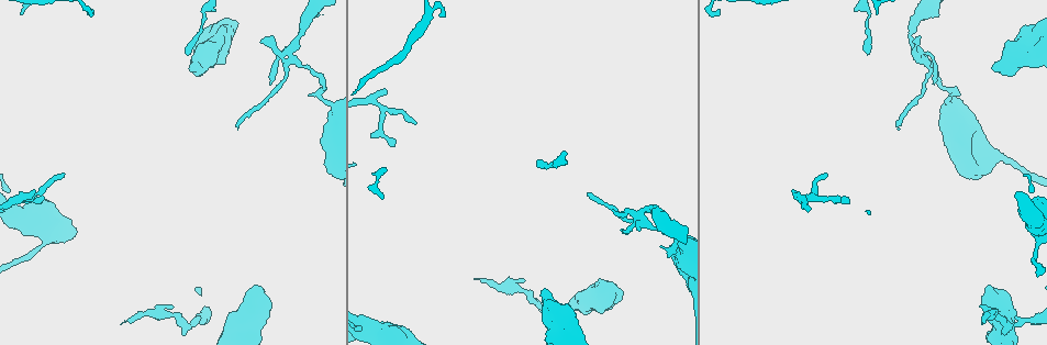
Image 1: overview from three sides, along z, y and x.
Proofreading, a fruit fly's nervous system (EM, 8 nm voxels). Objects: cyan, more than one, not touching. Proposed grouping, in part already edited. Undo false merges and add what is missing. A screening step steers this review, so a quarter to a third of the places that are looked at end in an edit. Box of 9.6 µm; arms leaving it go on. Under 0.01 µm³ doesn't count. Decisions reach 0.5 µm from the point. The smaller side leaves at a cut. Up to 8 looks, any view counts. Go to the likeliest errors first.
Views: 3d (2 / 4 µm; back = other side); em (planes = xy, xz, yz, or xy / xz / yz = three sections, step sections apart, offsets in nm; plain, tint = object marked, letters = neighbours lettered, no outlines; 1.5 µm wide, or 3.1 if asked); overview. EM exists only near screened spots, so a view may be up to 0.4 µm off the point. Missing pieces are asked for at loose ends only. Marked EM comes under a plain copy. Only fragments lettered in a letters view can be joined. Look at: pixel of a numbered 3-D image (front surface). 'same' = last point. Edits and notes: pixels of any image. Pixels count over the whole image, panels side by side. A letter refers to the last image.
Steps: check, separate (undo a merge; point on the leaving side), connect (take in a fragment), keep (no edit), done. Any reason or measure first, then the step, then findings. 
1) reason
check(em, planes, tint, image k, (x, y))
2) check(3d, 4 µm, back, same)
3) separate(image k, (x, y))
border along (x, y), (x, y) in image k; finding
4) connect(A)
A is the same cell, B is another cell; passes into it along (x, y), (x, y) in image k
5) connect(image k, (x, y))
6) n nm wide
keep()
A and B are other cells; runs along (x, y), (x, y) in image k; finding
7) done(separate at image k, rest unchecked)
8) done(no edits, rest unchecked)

an open end
check(3d, 4 µm, image 1, (993, 70))

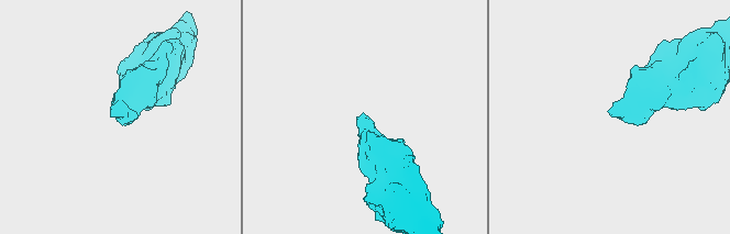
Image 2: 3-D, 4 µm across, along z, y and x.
need the tissue
check(em, xz, step 4, tint, image 2, (115, 116))

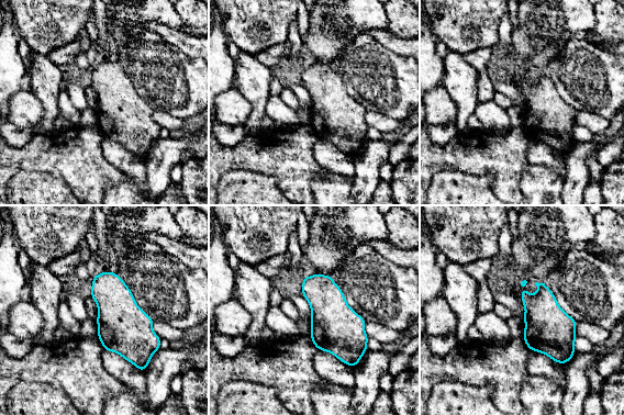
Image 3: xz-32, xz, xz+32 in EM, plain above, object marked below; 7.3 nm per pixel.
cut it another way
check(em, xy, step 8, letters, same)

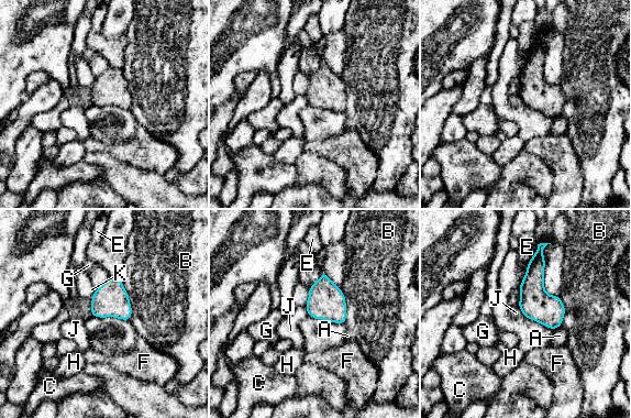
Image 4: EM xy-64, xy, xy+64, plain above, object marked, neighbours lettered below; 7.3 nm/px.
B touches over 320 nm
keep()
A, B, C, E, F, G, H, J and K are other cells; border along (518, 305), (523, 316) in image 4; no lettered fragment goes on from it

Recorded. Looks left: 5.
an open end
check(3d, 2 µm, back, image 1, (63, 176))

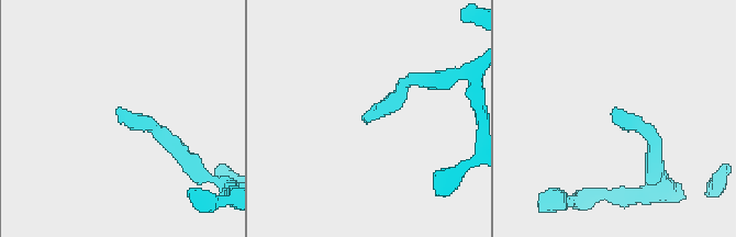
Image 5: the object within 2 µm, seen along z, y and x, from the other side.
check(em, xy, step 4, letters, image 5, (610, 113))

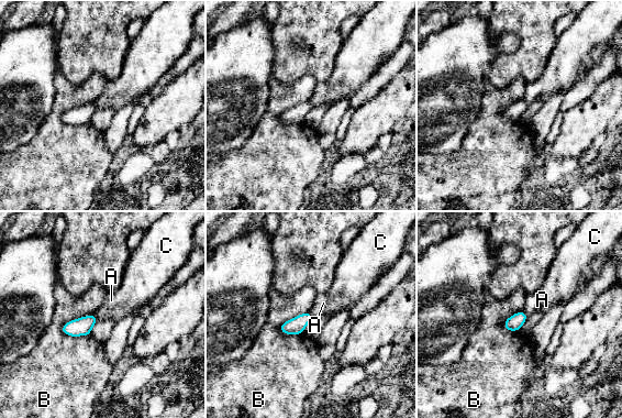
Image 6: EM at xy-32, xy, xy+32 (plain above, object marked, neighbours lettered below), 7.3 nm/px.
another direction
check(em, xz, step 4, letters, same)

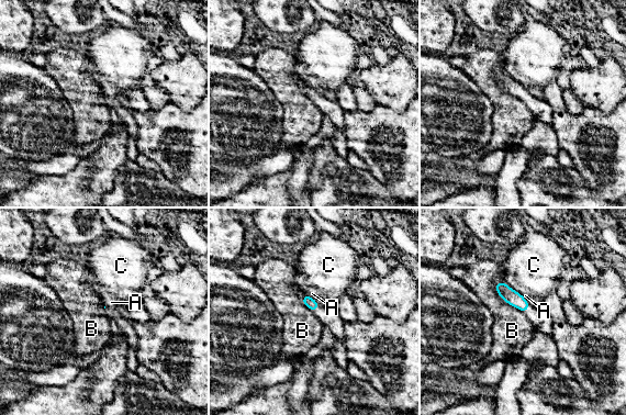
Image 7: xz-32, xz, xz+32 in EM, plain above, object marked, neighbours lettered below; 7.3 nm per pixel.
keep()
A, B and C are other cells; no lettered fragment goes on from it

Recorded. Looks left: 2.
end of a long branch
check(3d, 4 µm, image 1, (539, 161))

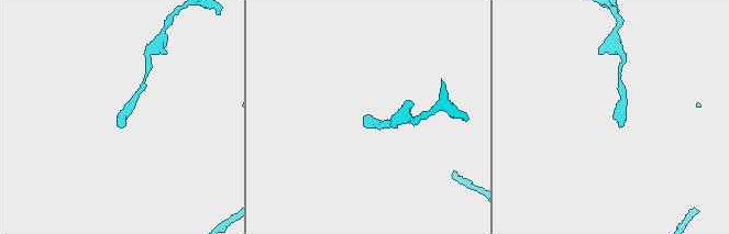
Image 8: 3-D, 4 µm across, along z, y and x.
check(em, planes, letters, image 8, (370, 121))

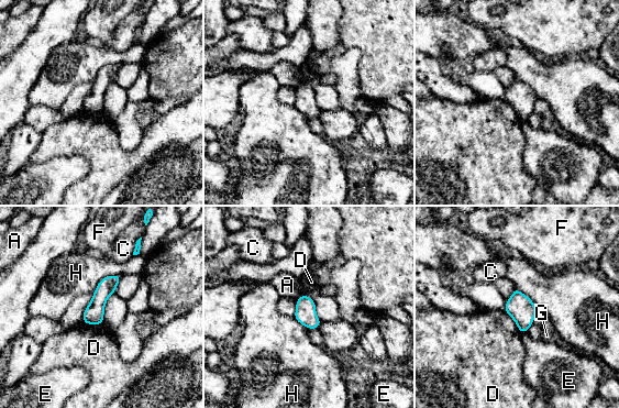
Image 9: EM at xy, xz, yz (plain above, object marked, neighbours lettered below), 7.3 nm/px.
keep()
A, C, D, E, F, G and H are other cells; border along (505, 310), (521, 333) in image 9; none of them fits

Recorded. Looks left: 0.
done(no edits, rest unchecked)

